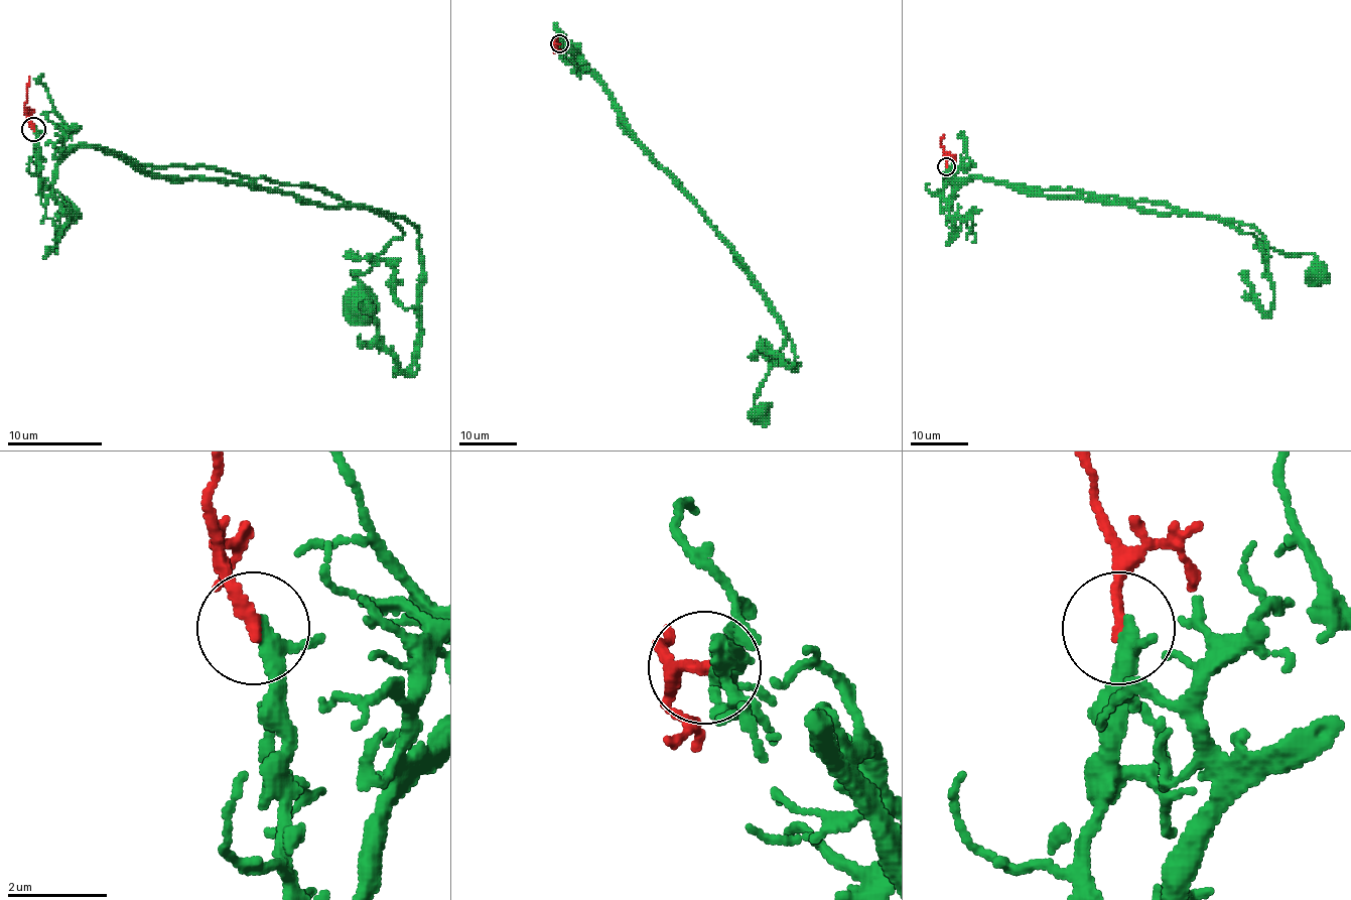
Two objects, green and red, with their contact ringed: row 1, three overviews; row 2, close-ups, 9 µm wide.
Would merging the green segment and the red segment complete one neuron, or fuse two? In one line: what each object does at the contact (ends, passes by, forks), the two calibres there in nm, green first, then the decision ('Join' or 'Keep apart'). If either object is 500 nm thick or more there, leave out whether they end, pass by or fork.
At the ring green passes by. At the ring red ends. Thickness 280 nm (green) against 240 nm. Join

